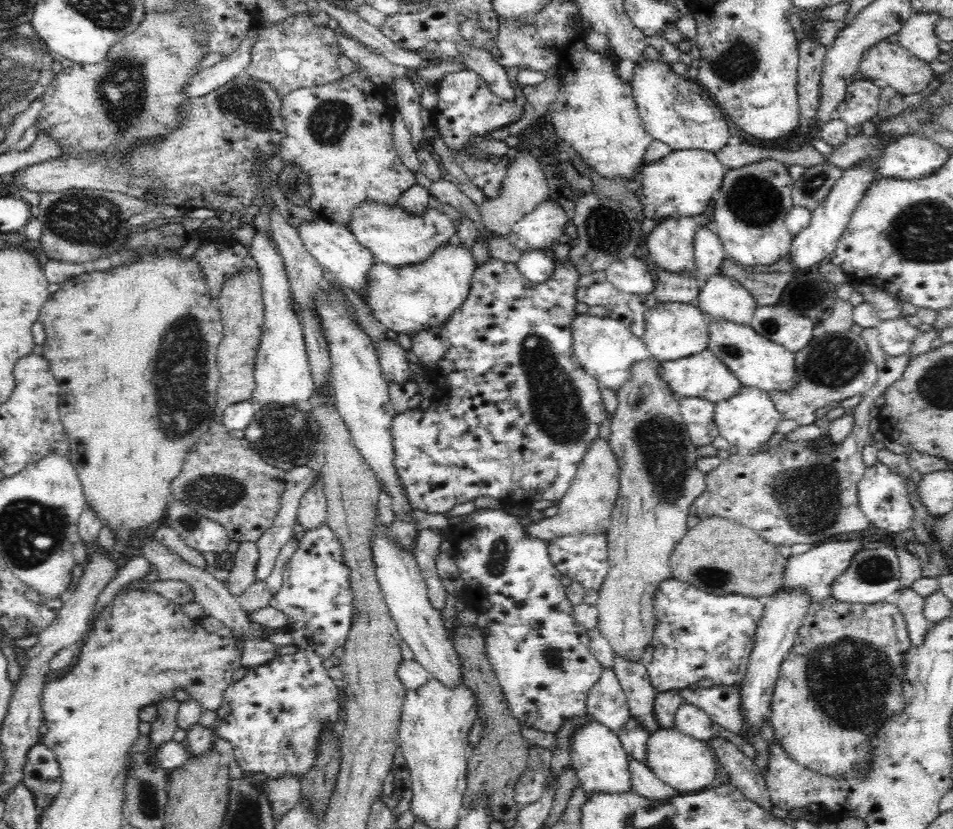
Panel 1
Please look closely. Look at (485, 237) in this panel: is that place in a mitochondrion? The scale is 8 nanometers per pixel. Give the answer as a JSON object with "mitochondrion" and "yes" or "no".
{"mitochondrion":"no"}

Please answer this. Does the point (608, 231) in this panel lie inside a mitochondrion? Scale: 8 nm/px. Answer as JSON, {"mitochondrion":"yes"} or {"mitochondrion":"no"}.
{"mitochondrion":"yes"}

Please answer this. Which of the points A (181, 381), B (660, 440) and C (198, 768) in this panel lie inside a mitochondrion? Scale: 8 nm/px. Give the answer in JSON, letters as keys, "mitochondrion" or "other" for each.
{"A":"mitochondrion","B":"mitochondrion","C":"other"}

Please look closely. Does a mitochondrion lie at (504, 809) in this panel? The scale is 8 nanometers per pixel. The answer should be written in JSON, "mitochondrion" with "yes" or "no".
{"mitochondrion":"no"}

